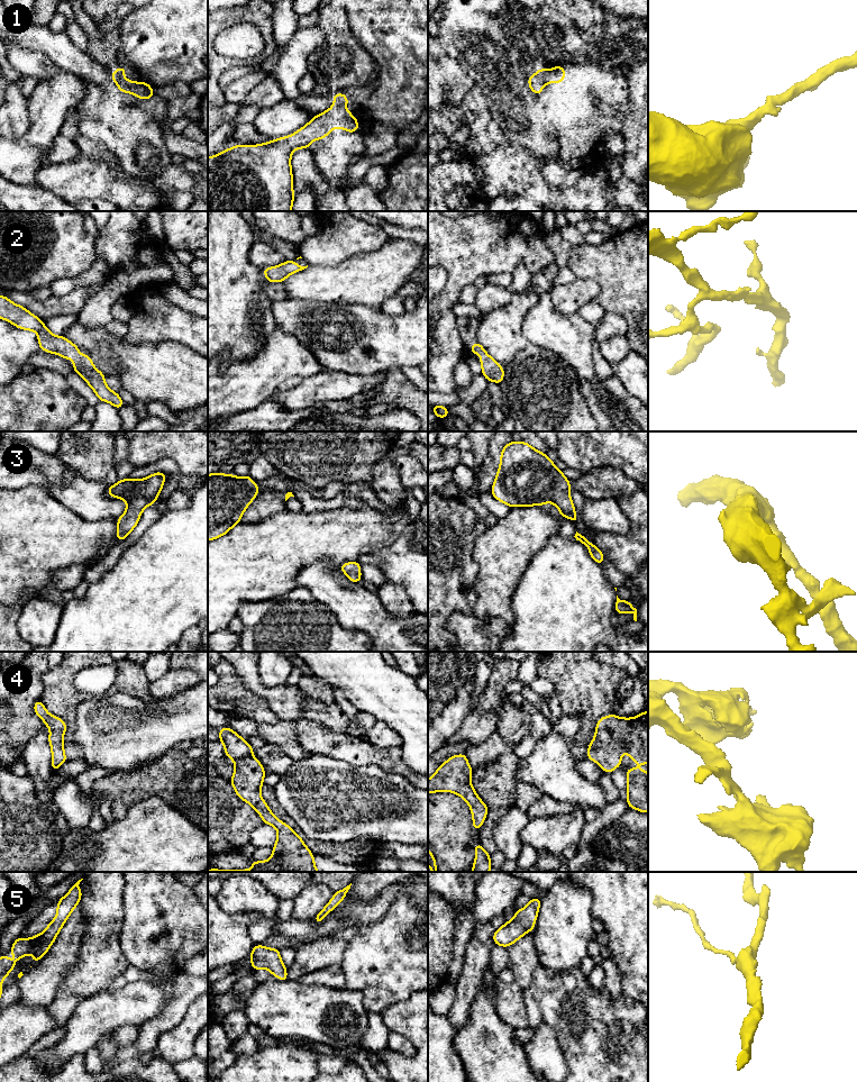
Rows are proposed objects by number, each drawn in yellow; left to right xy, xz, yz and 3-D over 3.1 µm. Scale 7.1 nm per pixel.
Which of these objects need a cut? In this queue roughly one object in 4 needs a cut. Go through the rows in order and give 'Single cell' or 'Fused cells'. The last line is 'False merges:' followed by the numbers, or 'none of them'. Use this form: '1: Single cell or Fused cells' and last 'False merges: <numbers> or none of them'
1: Fused cells
2: Single cell
3: Single cell
4: Single cell
5: Single cell
False merges: 1

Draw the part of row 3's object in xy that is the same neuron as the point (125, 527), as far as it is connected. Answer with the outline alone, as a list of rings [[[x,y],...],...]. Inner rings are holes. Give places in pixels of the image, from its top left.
[[[156,472],[142,480],[129,478],[119,480],[115,485],[108,487],[108,494],[112,498],[124,499],[127,508],[124,515],[117,519],[117,540],[124,540],[137,526],[143,510],[154,504],[164,485],[166,474]]]

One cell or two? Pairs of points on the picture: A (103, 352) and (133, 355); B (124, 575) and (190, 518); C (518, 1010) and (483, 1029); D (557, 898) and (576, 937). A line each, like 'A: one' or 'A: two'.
A: two
B: one
C: two
D: one

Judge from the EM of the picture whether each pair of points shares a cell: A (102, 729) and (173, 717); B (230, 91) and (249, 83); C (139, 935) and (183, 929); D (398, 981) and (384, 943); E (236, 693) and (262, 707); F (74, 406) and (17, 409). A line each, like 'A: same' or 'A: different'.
A: same
B: same
C: same
D: same
E: same
F: same

